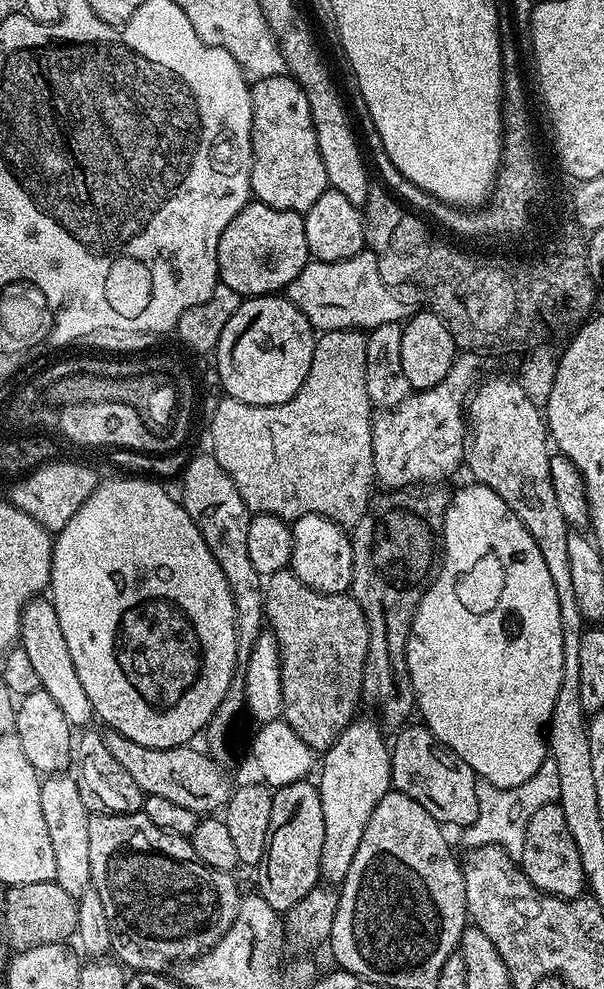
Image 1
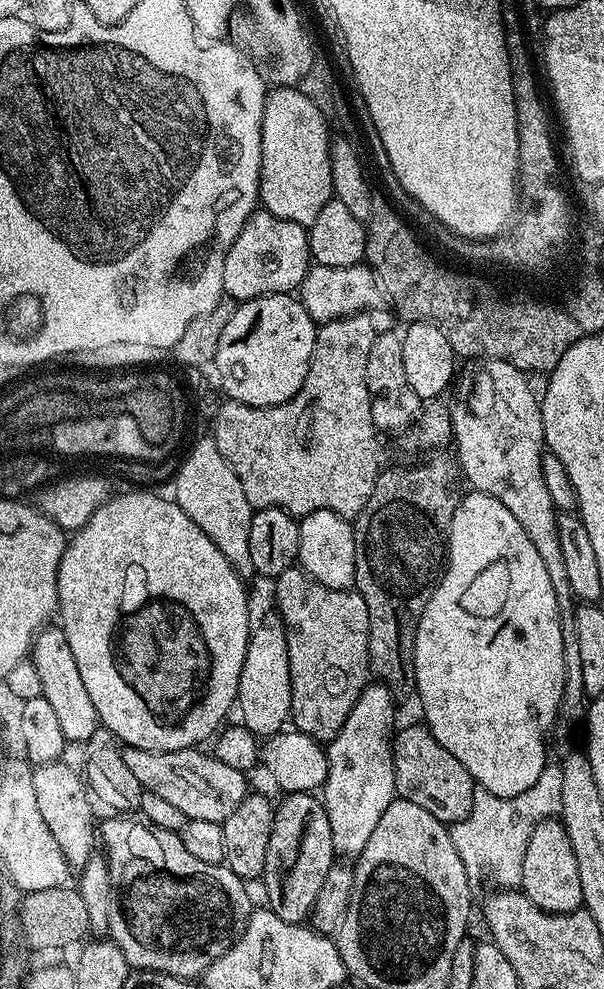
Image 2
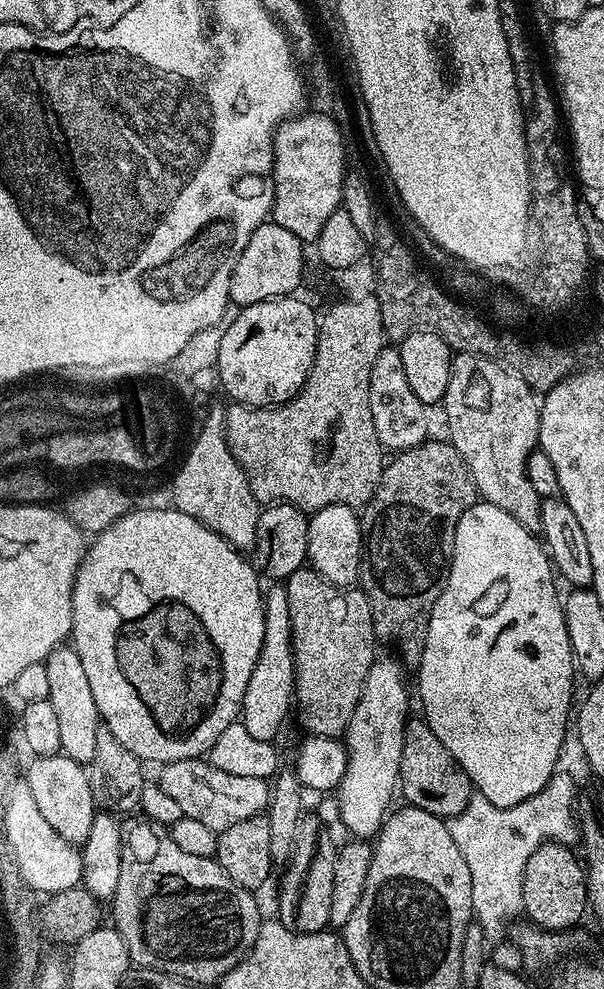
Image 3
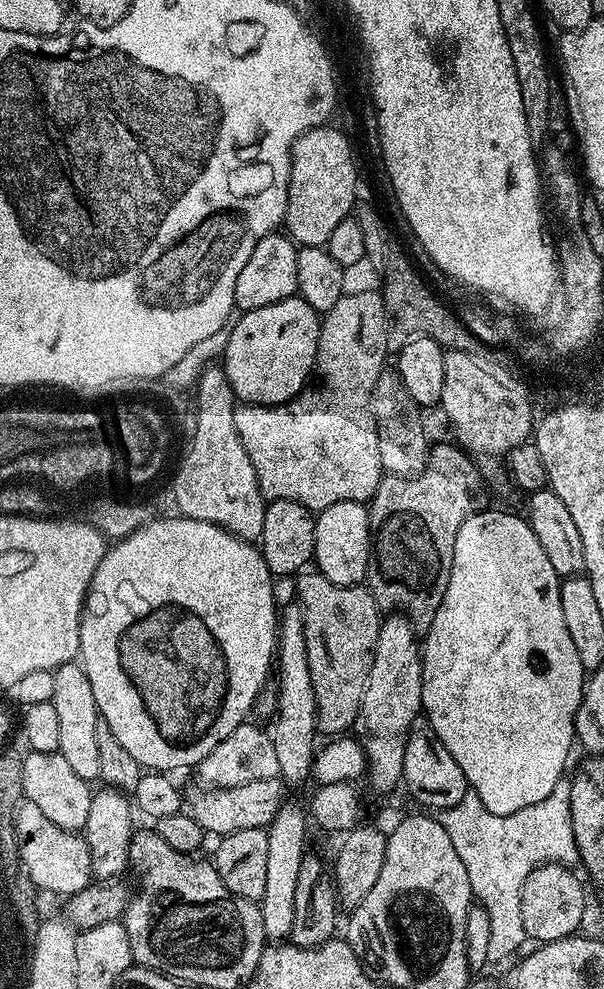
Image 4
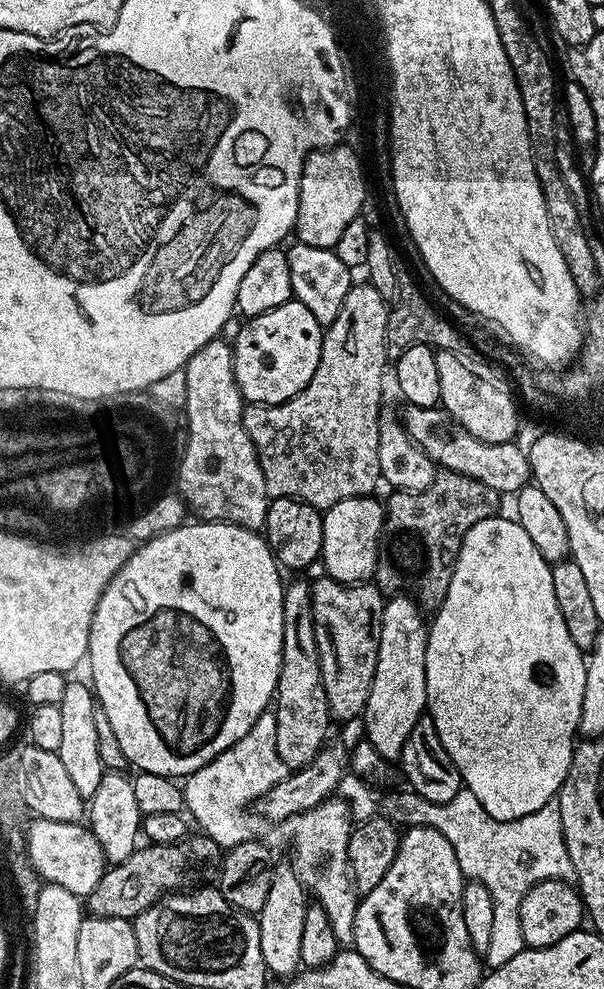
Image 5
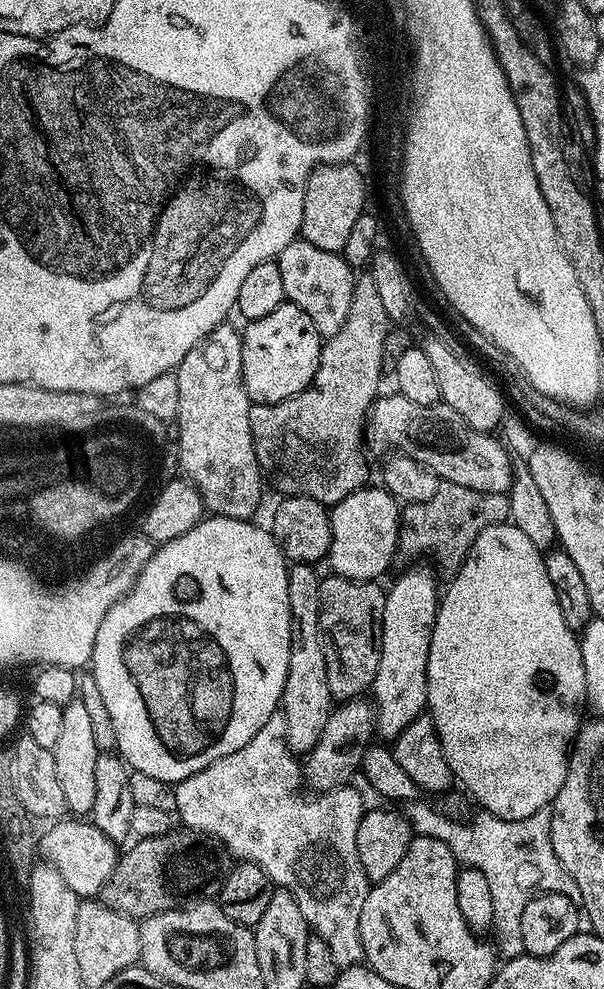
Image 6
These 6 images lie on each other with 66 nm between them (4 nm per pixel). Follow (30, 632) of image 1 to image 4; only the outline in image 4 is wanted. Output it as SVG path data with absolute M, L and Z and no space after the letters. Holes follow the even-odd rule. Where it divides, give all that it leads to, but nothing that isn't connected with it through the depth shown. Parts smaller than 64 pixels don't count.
M73 662L63 664L54 670L54 698L52 703L58 714L62 735L58 742L59 754L66 758L67 765L84 781L92 782L99 777L98 770L98 734L96 727L100 711L94 702L94 689L90 687L90 678L86 678L83 664Z

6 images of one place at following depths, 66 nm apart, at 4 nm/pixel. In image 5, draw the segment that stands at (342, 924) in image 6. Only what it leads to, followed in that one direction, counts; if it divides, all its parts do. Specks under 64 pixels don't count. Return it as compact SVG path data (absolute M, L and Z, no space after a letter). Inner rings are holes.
M269 710L263 712L246 730L234 746L222 750L206 766L194 770L183 781L184 807L187 815L194 821L203 835L208 836L221 849L233 848L249 839L248 816L244 807L255 805L261 796L265 796L271 788L278 786L290 774L290 770L278 758L278 746L274 746L274 730L276 729L276 713ZM339 798L323 800L318 807L306 810L299 816L291 816L282 824L289 842L292 843L290 867L298 874L311 899L319 908L326 910L326 918L330 918L330 926L337 941L344 946L352 944L358 903L356 882L348 859L348 843L353 827L352 813Z

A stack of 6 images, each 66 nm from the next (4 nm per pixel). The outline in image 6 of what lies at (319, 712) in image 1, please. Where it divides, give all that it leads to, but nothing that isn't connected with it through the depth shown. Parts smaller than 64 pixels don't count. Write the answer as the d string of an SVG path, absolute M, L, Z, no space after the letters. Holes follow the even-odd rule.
M328 574L320 582L320 625L326 650L326 678L330 682L333 701L343 702L363 697L371 689L382 658L382 610L385 589L371 580L347 580L345 576Z

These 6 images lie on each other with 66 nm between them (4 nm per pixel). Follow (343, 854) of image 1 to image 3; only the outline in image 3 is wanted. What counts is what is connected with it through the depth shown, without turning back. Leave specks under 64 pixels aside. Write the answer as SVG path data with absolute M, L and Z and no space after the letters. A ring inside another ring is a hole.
M377 655L342 737L348 761L334 796L340 807L340 824L353 837L375 837L393 807L392 795L397 795L400 783L404 725L409 719L404 668L392 656Z

